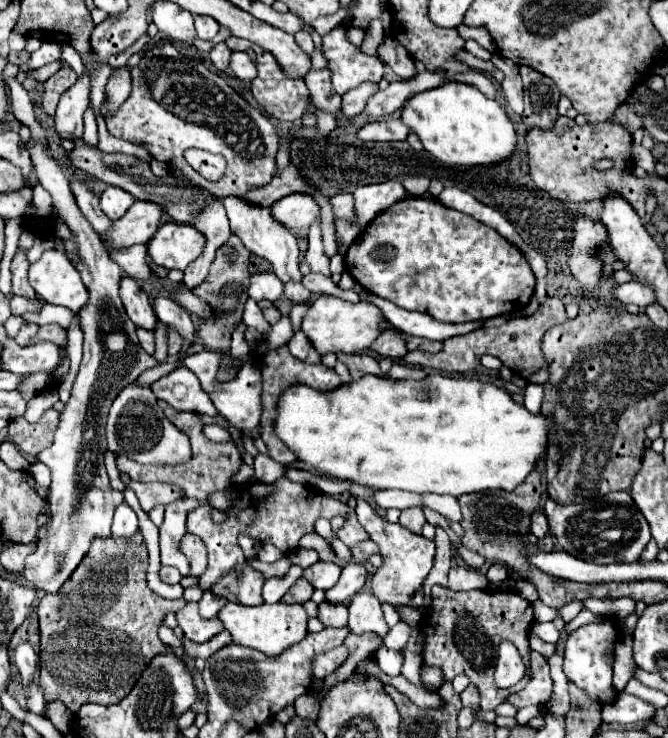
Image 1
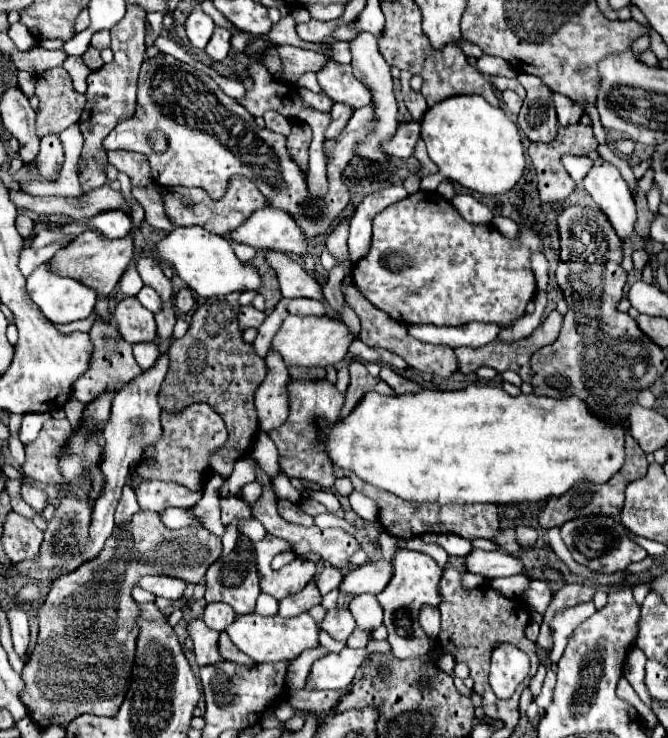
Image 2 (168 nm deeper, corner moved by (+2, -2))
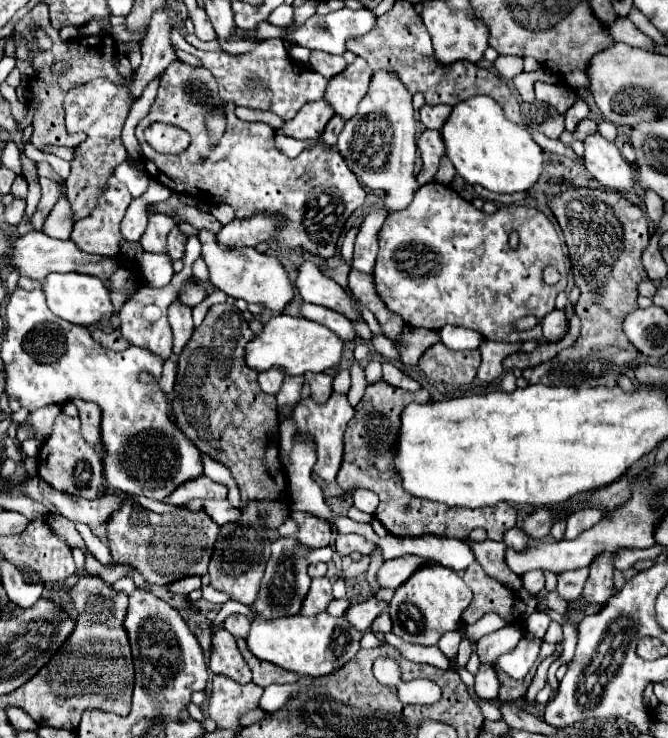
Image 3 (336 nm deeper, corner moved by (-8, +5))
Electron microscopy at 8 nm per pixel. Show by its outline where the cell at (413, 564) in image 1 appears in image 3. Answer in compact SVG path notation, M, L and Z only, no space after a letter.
M428 565L416 571L400 589L396 589L390 601L390 617L392 617L392 633L402 641L418 643L418 645L436 645L438 639L448 631L458 631L462 611L472 603L472 591L460 579L460 575L444 565Z

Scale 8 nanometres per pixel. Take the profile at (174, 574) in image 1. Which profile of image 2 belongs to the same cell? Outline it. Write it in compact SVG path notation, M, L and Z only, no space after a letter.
M144 576L138 580L138 586L170 600L176 600L184 594L184 580L170 578L170 576Z

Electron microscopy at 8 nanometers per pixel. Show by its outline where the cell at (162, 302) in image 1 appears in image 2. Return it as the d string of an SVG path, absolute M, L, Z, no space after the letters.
M144 286L138 294L136 294L136 298L142 302L142 306L146 306L150 312L160 312L162 310L162 298L154 292L154 288L150 288L150 286Z

